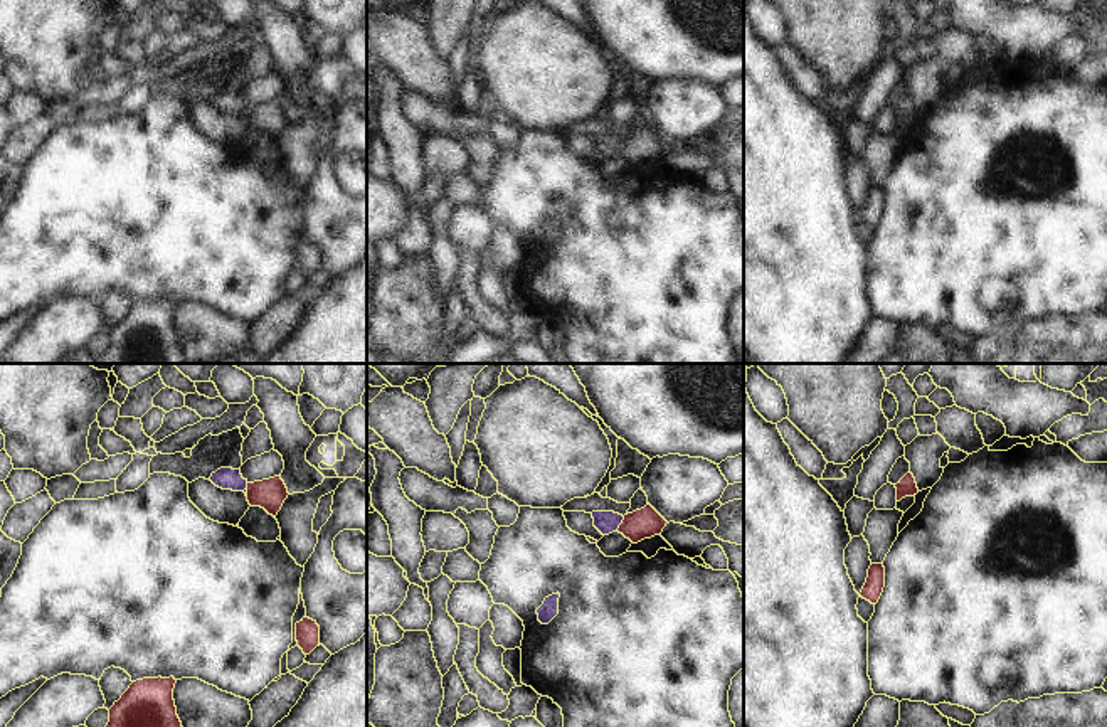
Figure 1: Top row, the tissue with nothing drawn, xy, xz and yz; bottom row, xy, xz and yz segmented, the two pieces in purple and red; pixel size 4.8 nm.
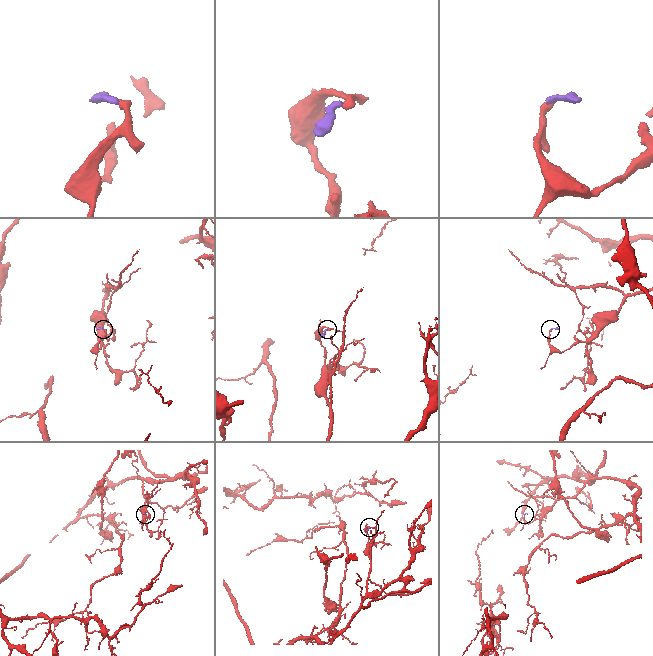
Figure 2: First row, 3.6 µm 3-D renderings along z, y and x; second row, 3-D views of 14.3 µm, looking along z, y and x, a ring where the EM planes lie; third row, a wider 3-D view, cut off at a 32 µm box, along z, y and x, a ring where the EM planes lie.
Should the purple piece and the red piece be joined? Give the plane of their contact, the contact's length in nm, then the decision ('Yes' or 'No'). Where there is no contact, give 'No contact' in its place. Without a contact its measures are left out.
Touches purple in xz. Shared border 80 nm. Yes

